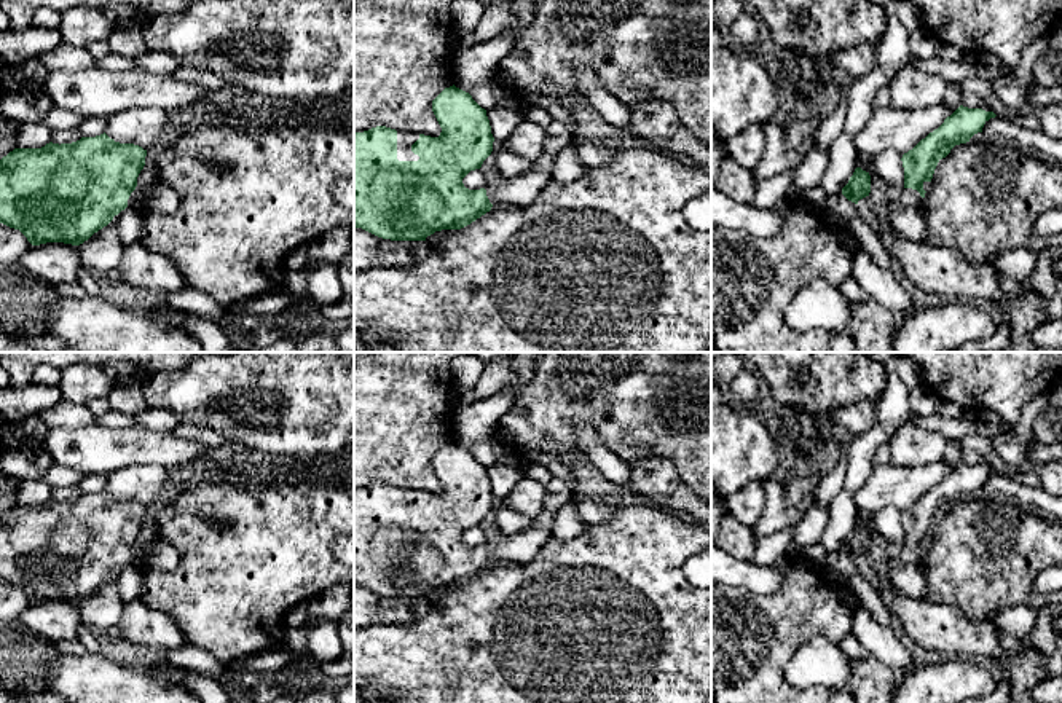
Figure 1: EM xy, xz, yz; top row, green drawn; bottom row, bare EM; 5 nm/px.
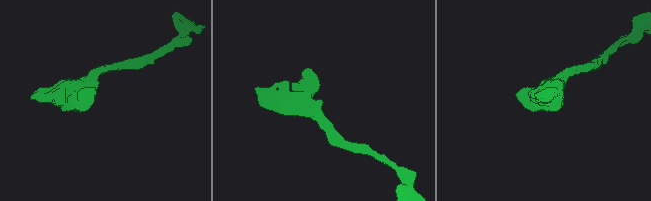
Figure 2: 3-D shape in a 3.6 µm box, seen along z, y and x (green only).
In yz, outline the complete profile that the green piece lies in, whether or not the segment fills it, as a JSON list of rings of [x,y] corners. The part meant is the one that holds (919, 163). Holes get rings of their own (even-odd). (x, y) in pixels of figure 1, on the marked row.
[[[960,105],[944,123],[903,155],[904,188],[899,202],[906,207],[920,207],[925,198],[923,183],[931,182],[938,163],[955,145],[966,143],[982,132],[984,124],[995,118],[993,112]]]

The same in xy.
[[[105,132],[72,143],[49,142],[41,148],[14,148],[0,159],[0,223],[19,230],[32,245],[80,245],[126,207],[159,215],[175,214],[180,196],[171,185],[137,187],[145,156],[147,150],[142,147],[115,142]]]

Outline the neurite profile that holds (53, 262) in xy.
[[[64,242],[32,245],[19,263],[48,284],[77,284],[83,268],[78,245]]]

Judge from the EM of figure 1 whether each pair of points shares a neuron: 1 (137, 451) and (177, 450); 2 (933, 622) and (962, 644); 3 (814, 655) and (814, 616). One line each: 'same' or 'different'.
1: same
2: same
3: different

